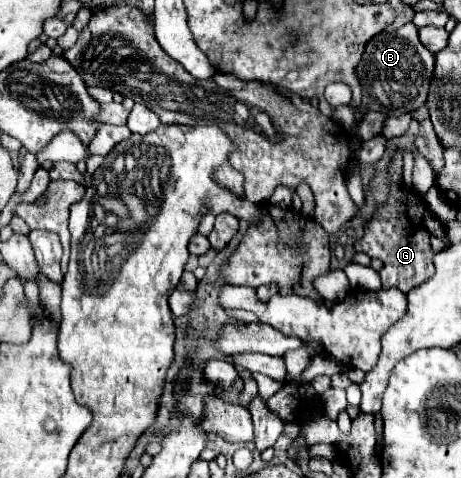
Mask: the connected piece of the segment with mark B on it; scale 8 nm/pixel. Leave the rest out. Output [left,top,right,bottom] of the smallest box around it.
[355,24,435,116]

